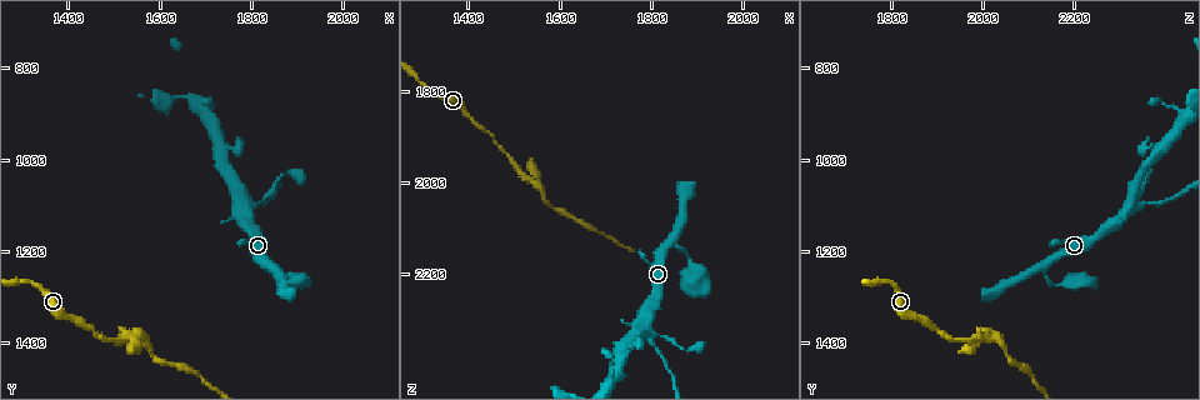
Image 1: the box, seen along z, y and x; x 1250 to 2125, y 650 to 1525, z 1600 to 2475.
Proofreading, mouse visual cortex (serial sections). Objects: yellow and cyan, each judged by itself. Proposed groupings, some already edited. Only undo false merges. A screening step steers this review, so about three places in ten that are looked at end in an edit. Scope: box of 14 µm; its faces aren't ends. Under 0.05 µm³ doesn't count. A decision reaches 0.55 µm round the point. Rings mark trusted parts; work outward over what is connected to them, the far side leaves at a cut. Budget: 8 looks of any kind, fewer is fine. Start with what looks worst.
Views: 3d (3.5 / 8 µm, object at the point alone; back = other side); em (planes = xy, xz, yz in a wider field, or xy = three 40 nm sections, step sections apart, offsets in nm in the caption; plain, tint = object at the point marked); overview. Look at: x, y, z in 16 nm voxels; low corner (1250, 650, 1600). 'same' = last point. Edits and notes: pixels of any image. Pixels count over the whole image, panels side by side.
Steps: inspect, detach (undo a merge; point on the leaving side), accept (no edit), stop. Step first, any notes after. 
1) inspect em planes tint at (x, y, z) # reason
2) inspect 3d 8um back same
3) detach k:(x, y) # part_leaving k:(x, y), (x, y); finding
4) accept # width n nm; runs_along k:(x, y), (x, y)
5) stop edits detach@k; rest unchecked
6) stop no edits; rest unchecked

inspect 3d 3.5um at (1785, 1105, 2330) # branch point

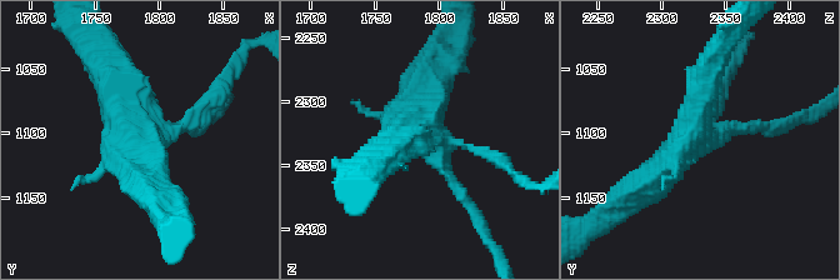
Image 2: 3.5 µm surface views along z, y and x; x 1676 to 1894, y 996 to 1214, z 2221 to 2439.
inspect em xy step 2 tint at (1784, 1100, 2326) # arms 4; arm_widths 150, 150, 400, 450 nm

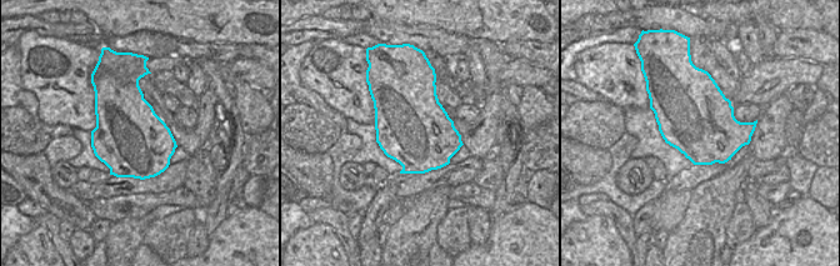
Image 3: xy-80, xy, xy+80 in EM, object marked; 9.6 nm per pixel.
accept # runs_along 2:(638, 193), (691, 139), (710, 63); all the same cell

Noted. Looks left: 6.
inspect 3d 3.5um at (1550, 1380, 2000) # sharp bend

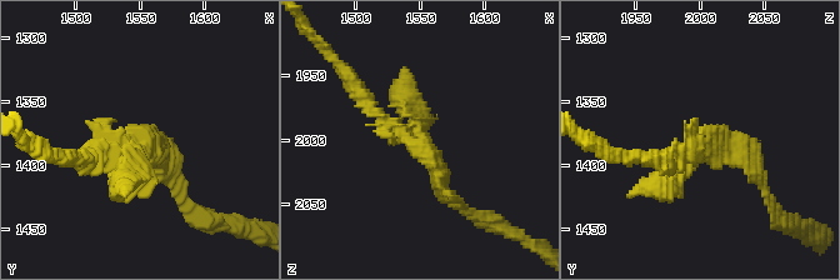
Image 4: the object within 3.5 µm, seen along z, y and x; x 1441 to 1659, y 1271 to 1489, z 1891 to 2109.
inspect em xy step 5 tint at (1544, 1386, 2000) # now the EM

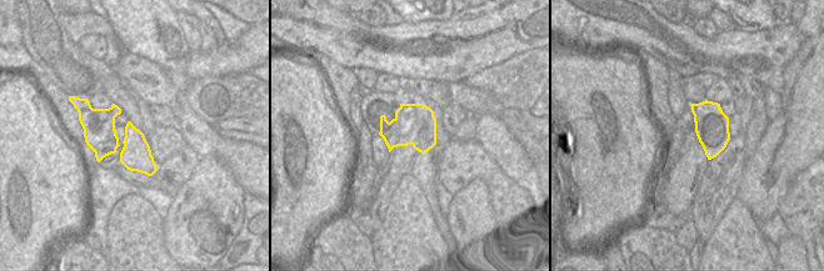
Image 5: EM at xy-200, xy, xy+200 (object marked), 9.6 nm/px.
detach 4:(124, 194) # part_leaving 4:(675, 175), (640, 186), (628, 198); two cells meet here

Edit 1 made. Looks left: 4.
inspect overview

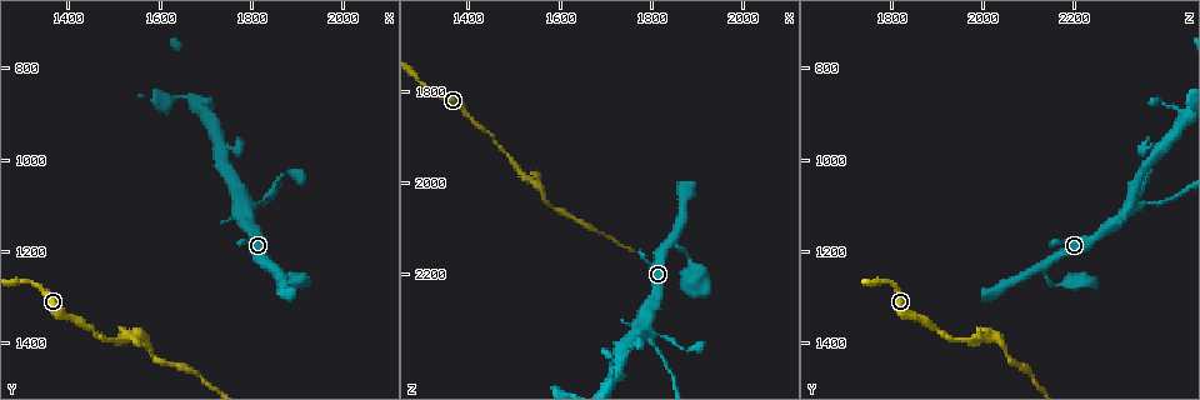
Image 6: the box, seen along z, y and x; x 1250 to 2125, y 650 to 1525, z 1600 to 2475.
inspect 3d 8um at (1735, 985, 2380) # two arms in line, one across

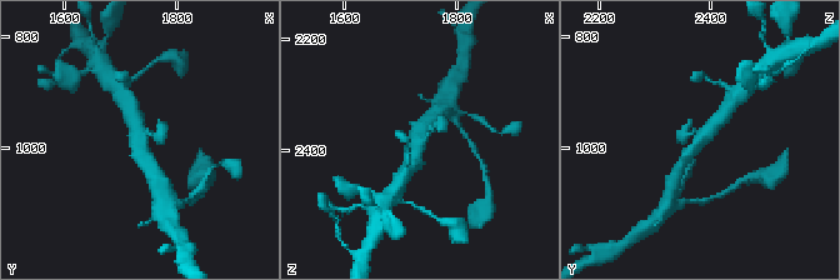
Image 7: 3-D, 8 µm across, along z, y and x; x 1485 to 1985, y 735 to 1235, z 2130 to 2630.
inspect 3d 3.5um back at (1730, 990, 2380) # closer look

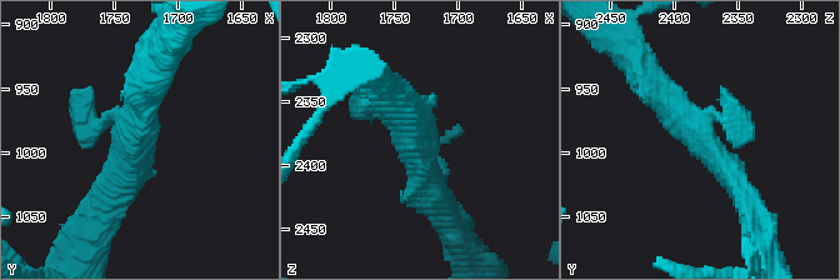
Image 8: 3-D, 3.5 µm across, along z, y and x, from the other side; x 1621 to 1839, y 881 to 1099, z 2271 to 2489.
inspect em xy step 3 tint at (1734, 990, 2380) # arms 3; arm_widths 200, 350, 400 nm; need the tissue

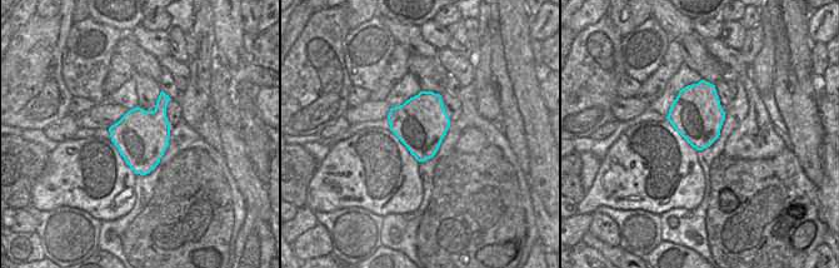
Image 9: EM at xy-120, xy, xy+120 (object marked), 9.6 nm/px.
accept # width 500 nm; runs_along 8:(746, 201), (718, 159), (644, 75); all the same cell

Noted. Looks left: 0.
stop edits detach@4; rest unchecked

